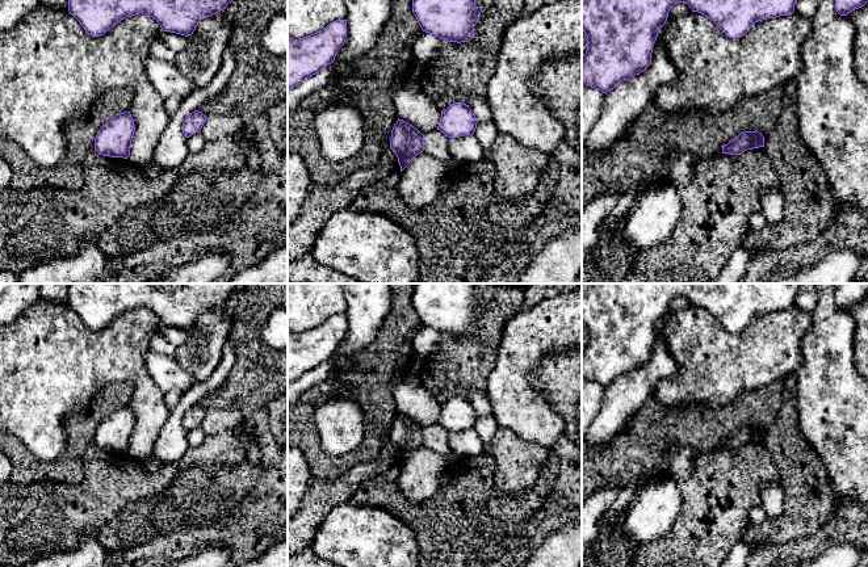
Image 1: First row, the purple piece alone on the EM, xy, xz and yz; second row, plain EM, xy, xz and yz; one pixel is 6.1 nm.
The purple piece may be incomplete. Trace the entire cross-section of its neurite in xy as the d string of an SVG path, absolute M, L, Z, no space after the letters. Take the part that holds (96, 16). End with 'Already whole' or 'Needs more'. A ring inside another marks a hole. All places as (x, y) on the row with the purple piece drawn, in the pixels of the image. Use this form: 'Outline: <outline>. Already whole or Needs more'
Outline: M68 0L68 12L92 37L104 35L121 20L139 13L155 18L164 32L189 37L201 20L226 9L231 1L232 0Z. Already whole

